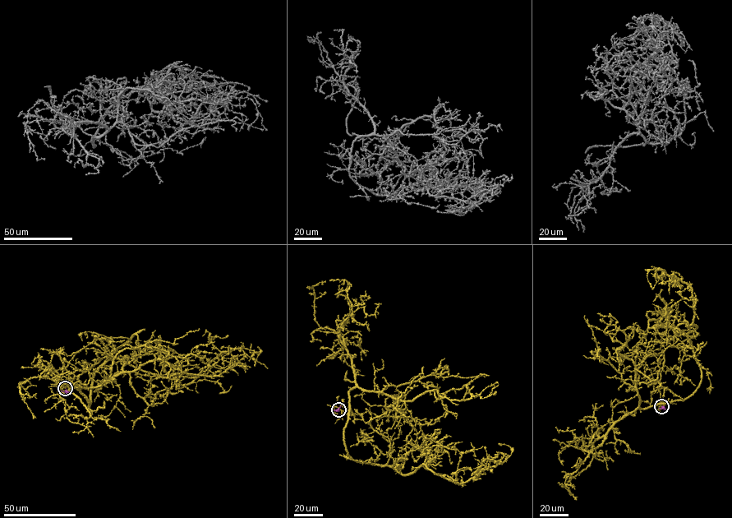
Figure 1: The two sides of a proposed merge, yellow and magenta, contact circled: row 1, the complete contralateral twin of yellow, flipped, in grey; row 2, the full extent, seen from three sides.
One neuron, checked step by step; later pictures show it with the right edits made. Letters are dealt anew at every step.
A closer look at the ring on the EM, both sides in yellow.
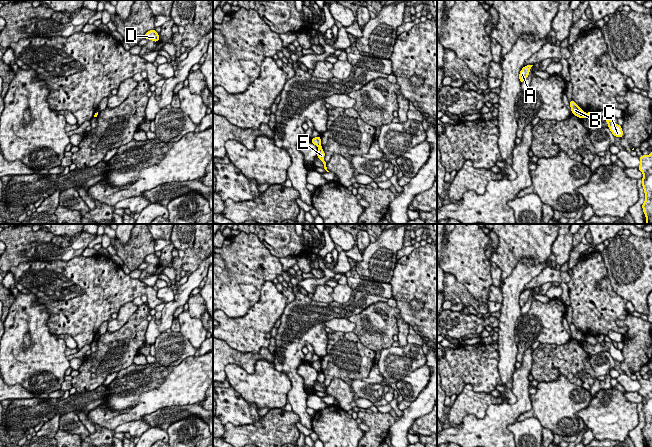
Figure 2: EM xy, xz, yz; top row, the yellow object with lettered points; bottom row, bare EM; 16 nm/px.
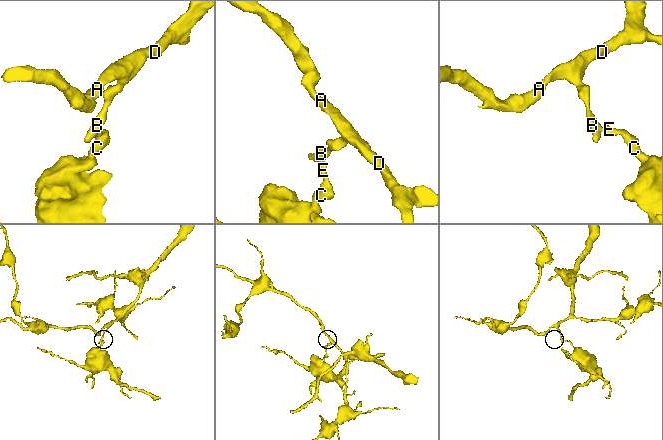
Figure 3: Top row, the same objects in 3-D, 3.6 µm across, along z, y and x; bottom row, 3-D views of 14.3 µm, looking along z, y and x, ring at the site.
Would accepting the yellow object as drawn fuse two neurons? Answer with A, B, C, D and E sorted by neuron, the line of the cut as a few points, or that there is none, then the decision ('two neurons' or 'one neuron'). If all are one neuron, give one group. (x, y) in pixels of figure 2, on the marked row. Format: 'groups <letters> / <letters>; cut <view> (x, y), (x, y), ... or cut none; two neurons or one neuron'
groups A B D / C E; cut yz (586, 113), (584, 116); two neurons

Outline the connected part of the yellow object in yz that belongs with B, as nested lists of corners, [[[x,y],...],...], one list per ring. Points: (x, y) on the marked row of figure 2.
[[[570,100],[569,103],[570,103],[570,107],[573,115],[581,119],[586,116],[586,113],[573,100]]]

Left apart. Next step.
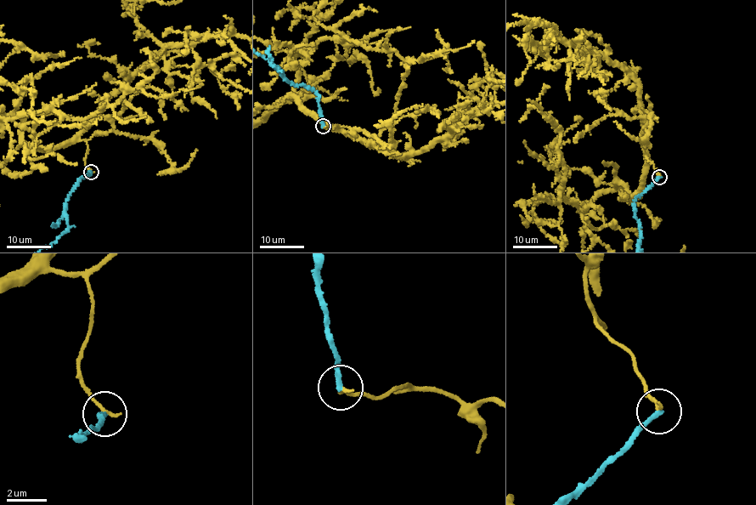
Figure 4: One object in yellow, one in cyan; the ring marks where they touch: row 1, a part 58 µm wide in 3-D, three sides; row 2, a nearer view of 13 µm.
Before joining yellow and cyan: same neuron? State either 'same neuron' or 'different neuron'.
different neuron

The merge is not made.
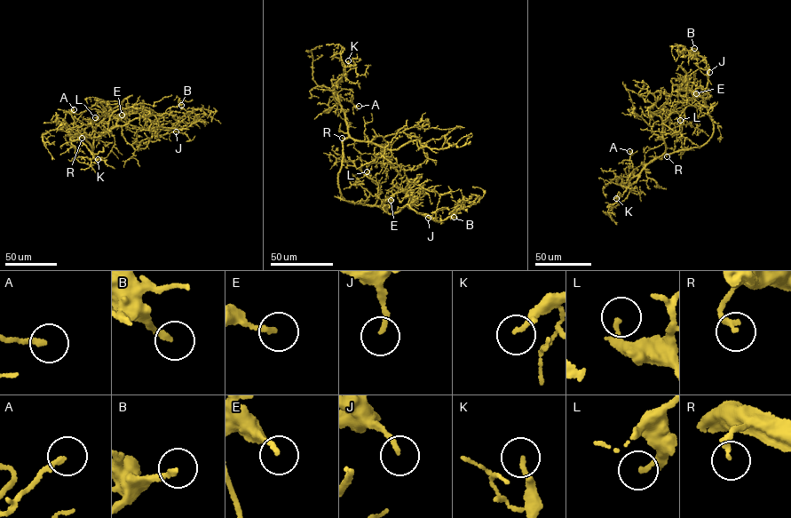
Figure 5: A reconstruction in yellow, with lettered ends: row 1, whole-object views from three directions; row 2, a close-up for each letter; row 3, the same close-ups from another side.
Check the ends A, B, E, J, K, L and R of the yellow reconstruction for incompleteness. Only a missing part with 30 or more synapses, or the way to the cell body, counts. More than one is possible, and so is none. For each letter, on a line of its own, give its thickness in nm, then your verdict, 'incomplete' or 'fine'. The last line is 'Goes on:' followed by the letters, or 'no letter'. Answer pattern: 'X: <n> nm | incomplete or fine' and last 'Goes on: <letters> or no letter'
A: 190 nm | fine
B: 180 nm | fine
E: 170 nm | fine
J: 180 nm | fine
K: 130 nm | fine
L: 200 nm | fine
R: 200 nm | fine
Goes on: no letter

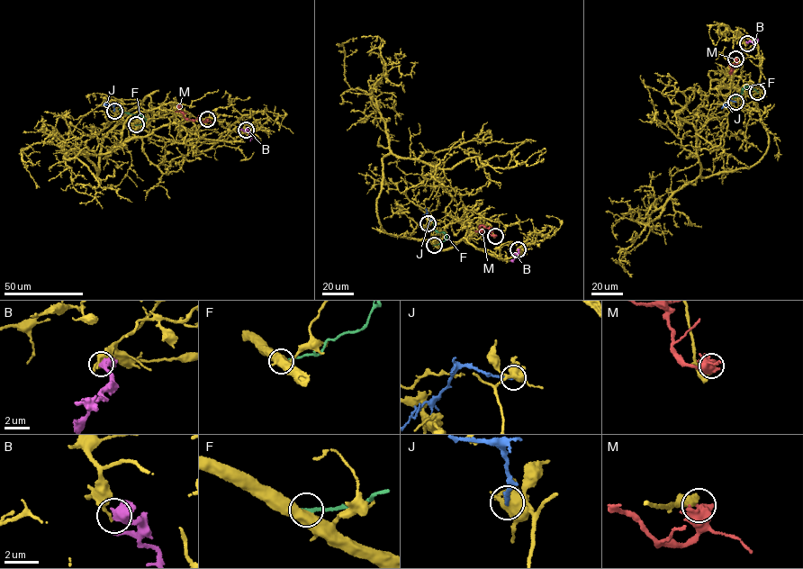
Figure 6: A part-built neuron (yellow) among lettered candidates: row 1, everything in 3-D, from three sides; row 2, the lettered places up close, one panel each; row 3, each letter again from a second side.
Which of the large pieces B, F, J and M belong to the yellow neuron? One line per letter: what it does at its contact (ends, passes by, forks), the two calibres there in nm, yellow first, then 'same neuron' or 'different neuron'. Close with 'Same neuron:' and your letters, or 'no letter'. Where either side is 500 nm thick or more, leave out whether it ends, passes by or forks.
B: it passes by | 180/440 nm | different neuron
F: 550/220 nm | different neuron
J: it ends | 480/240 nm | different neuron
M: 440/600 nm | different neuron
Same neuron: no letter

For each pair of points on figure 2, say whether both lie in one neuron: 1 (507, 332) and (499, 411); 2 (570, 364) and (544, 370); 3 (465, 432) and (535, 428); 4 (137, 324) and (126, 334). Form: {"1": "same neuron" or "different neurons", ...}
{"1": "different neurons", "2": "same neuron", "3": "different neurons", "4": "same neuron"}

